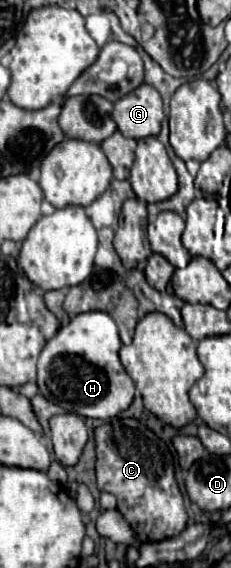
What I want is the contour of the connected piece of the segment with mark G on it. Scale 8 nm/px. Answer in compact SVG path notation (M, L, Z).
M142 83L132 93L124 95L114 103L112 119L118 131L130 139L144 139L160 133L160 123L164 119L164 107L160 93L152 85Z

